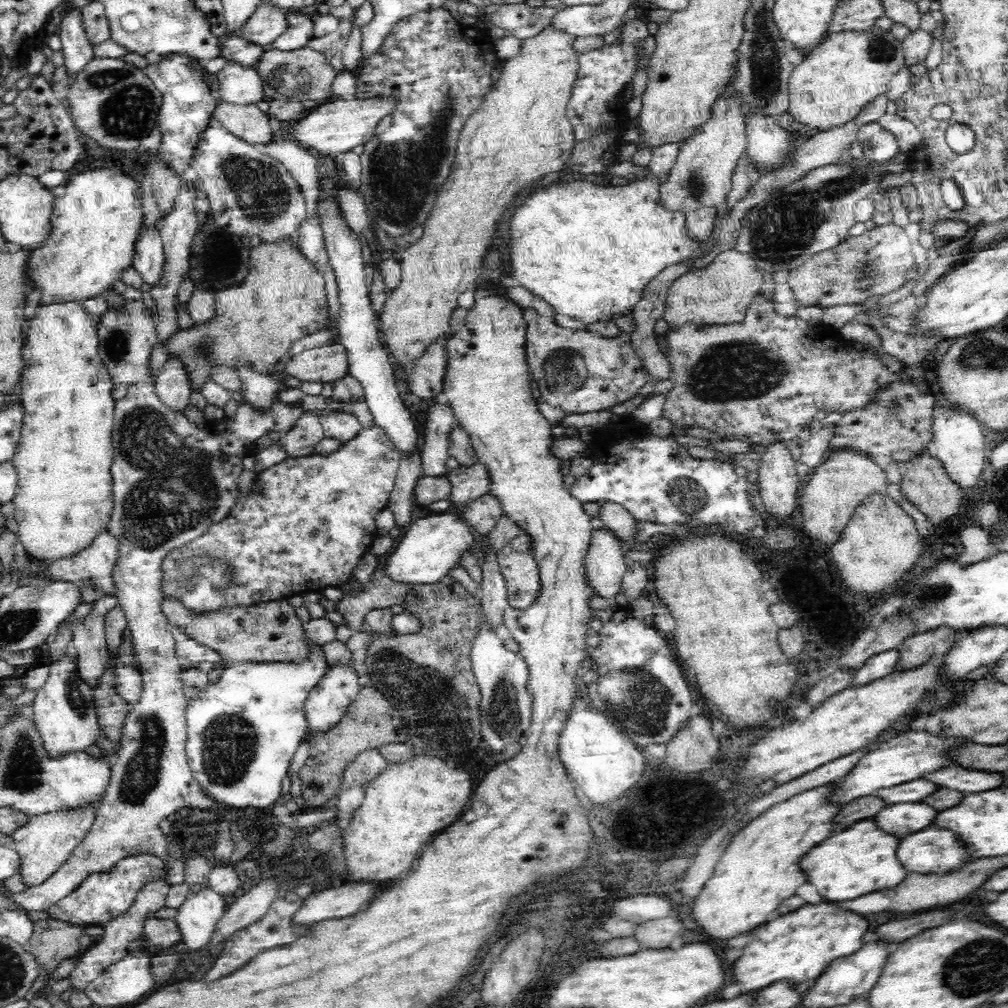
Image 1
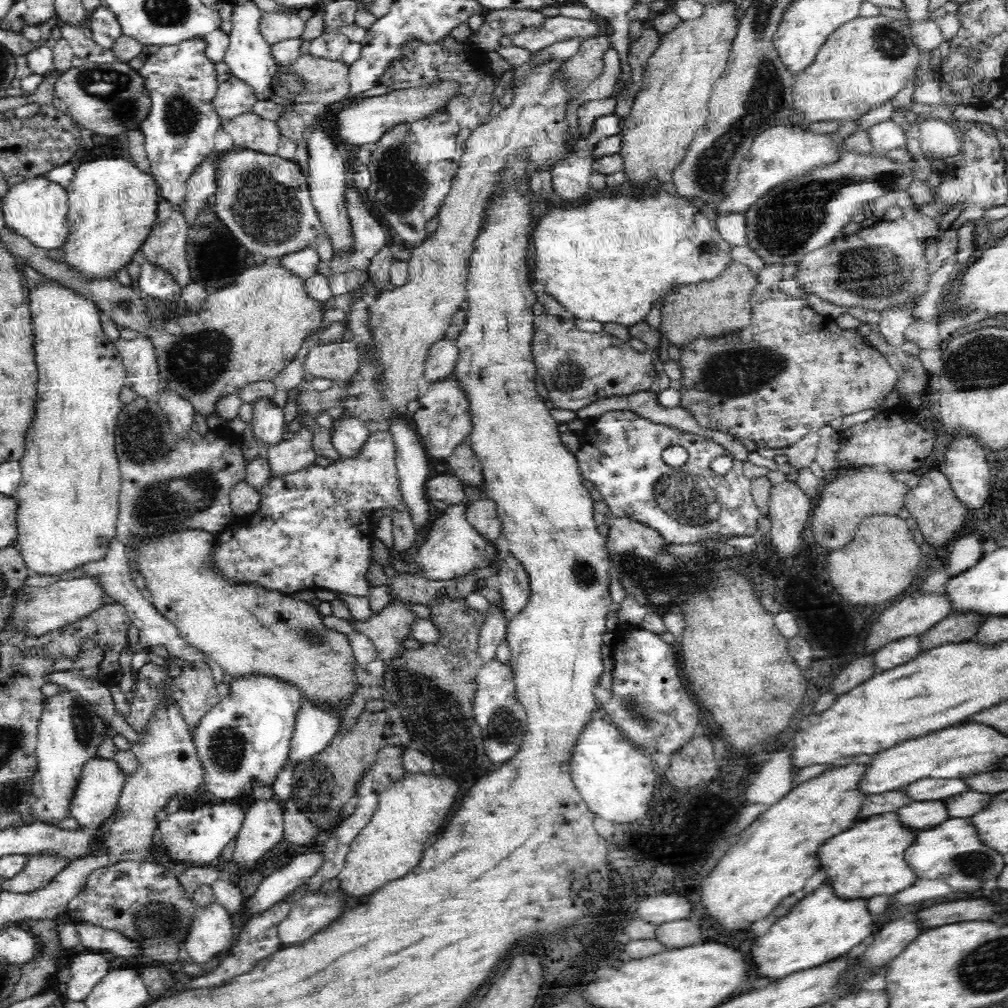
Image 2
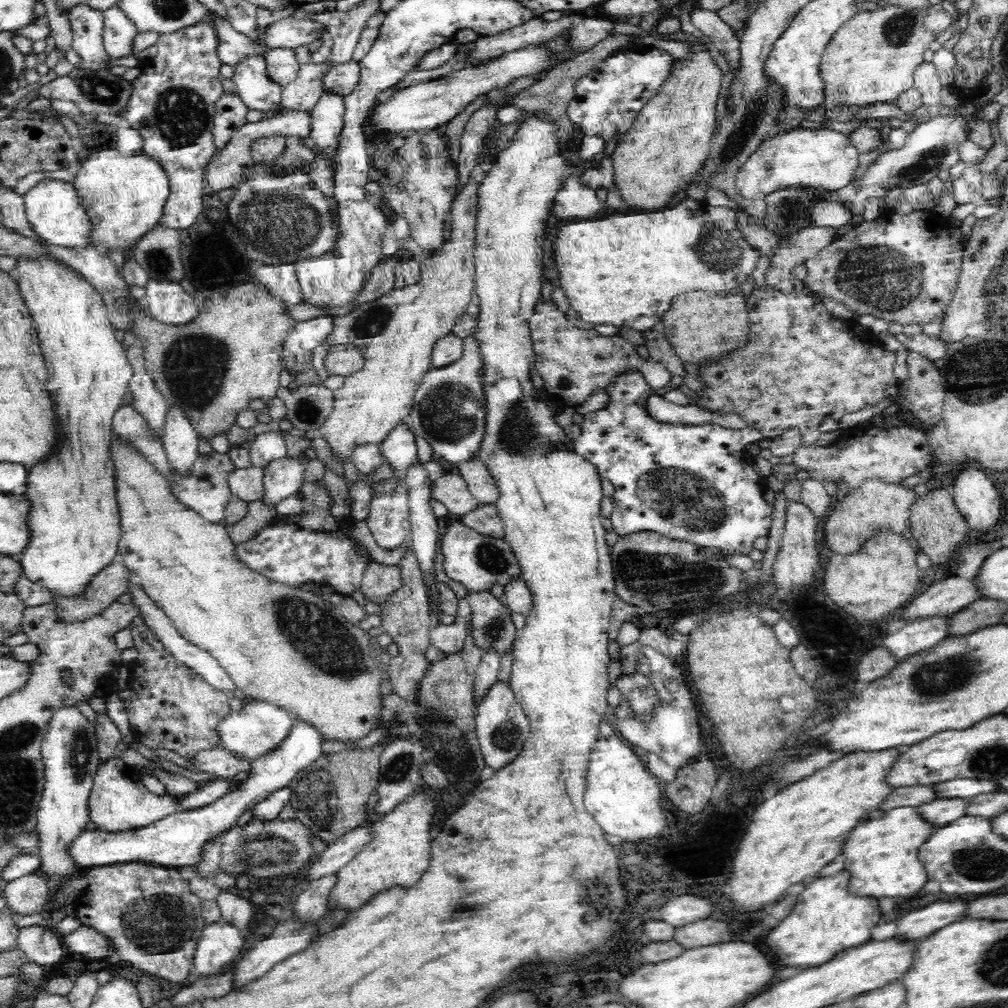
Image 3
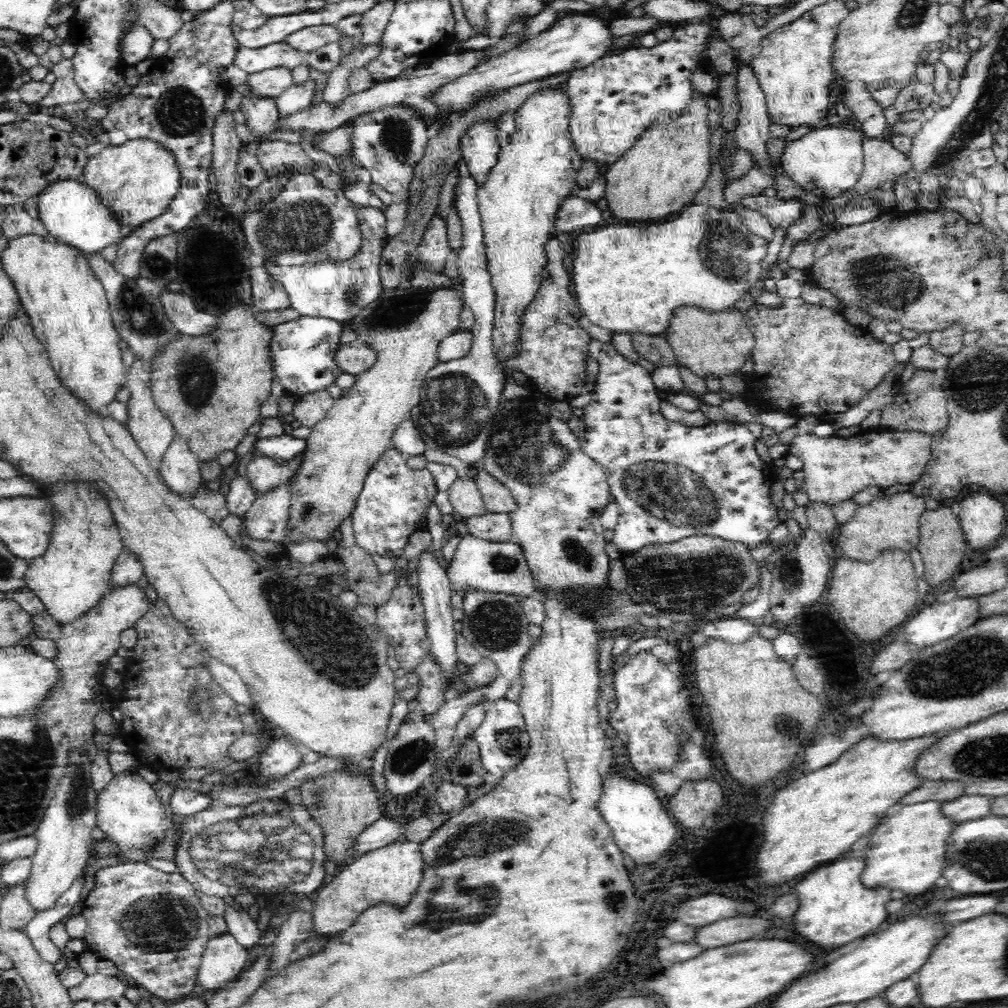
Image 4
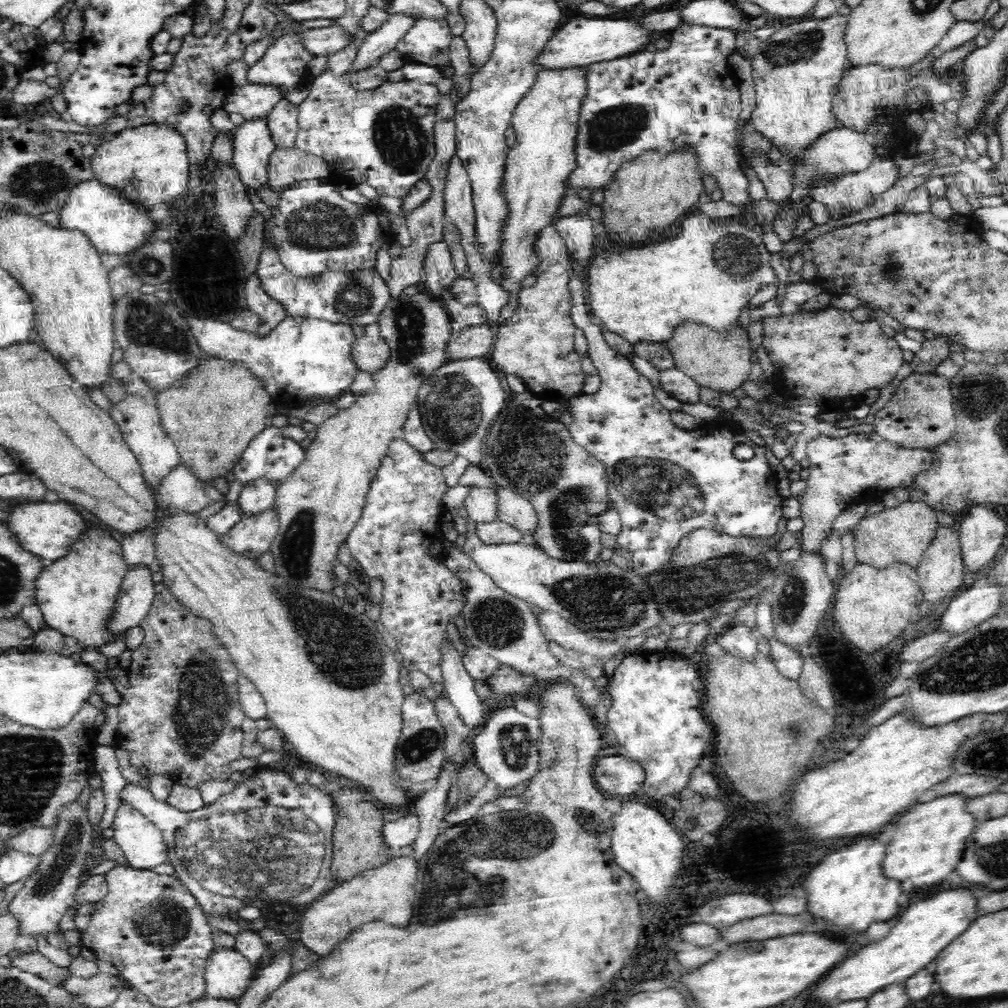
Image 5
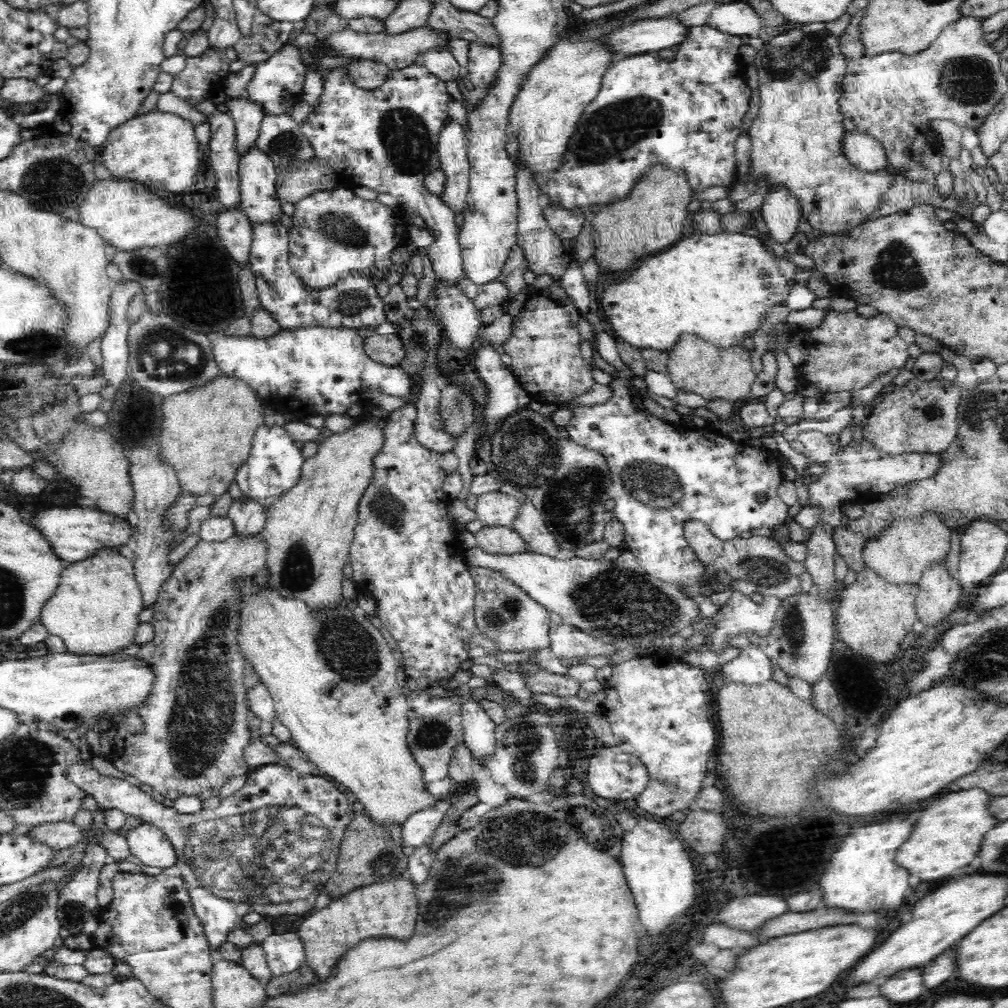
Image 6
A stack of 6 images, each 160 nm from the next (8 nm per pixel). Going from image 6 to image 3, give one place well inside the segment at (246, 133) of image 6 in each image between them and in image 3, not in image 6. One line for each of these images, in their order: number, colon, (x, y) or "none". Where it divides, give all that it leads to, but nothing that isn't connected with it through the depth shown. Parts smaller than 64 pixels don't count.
3: (282, 66)
4: (271, 82)
5: (253, 100)

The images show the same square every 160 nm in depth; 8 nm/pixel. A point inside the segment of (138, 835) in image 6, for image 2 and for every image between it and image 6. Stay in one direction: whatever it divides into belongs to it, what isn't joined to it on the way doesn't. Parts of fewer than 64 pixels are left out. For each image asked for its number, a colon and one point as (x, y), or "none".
2: (94, 797)
3: (118, 801)
4: (128, 810)
5: (142, 842)

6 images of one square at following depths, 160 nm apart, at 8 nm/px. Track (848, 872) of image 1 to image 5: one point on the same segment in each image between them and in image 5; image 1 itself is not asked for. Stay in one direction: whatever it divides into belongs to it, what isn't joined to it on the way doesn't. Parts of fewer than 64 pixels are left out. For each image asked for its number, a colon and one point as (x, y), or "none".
2: (868, 859)
3: (881, 854)
4: (906, 855)
5: (927, 845)

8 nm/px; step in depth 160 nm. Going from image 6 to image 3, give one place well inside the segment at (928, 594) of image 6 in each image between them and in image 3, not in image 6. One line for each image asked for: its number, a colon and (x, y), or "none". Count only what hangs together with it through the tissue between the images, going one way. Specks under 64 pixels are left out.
3: (936, 524)
4: (942, 544)
5: (941, 570)

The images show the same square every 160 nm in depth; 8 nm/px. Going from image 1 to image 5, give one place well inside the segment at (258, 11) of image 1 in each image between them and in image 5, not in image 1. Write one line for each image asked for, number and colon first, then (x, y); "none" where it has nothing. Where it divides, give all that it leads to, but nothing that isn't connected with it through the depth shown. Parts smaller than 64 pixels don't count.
2: (274, 27)
3: (291, 32)
4: (307, 39)
5: (324, 41)

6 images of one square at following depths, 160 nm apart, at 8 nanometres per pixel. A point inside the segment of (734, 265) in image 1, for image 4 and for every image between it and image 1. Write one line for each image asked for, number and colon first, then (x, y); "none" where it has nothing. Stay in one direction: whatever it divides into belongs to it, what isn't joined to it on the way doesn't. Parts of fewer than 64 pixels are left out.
2: (715, 307)
3: (702, 327)
4: (709, 343)

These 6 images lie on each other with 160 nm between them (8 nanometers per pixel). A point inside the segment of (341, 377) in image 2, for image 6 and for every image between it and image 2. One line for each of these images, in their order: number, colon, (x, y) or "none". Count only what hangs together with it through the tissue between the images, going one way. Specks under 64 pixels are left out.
3: (344, 359)
4: (356, 356)
5: (369, 354)
6: (387, 350)

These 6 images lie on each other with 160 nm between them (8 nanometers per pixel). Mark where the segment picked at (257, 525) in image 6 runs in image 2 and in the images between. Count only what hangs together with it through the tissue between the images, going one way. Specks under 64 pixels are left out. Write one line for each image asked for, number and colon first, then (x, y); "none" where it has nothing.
2: (268, 424)
3: (266, 446)
4: (263, 473)
5: (258, 495)

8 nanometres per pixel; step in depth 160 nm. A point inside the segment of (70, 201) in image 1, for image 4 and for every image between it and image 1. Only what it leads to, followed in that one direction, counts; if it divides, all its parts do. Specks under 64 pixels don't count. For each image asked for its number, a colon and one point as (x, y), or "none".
2: (113, 205)
3: (124, 196)
4: (137, 180)

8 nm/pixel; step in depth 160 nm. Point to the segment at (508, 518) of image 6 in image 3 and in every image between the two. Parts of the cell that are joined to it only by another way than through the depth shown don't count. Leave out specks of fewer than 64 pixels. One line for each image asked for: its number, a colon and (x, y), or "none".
3: (451, 489)
4: (465, 498)
5: (481, 502)

